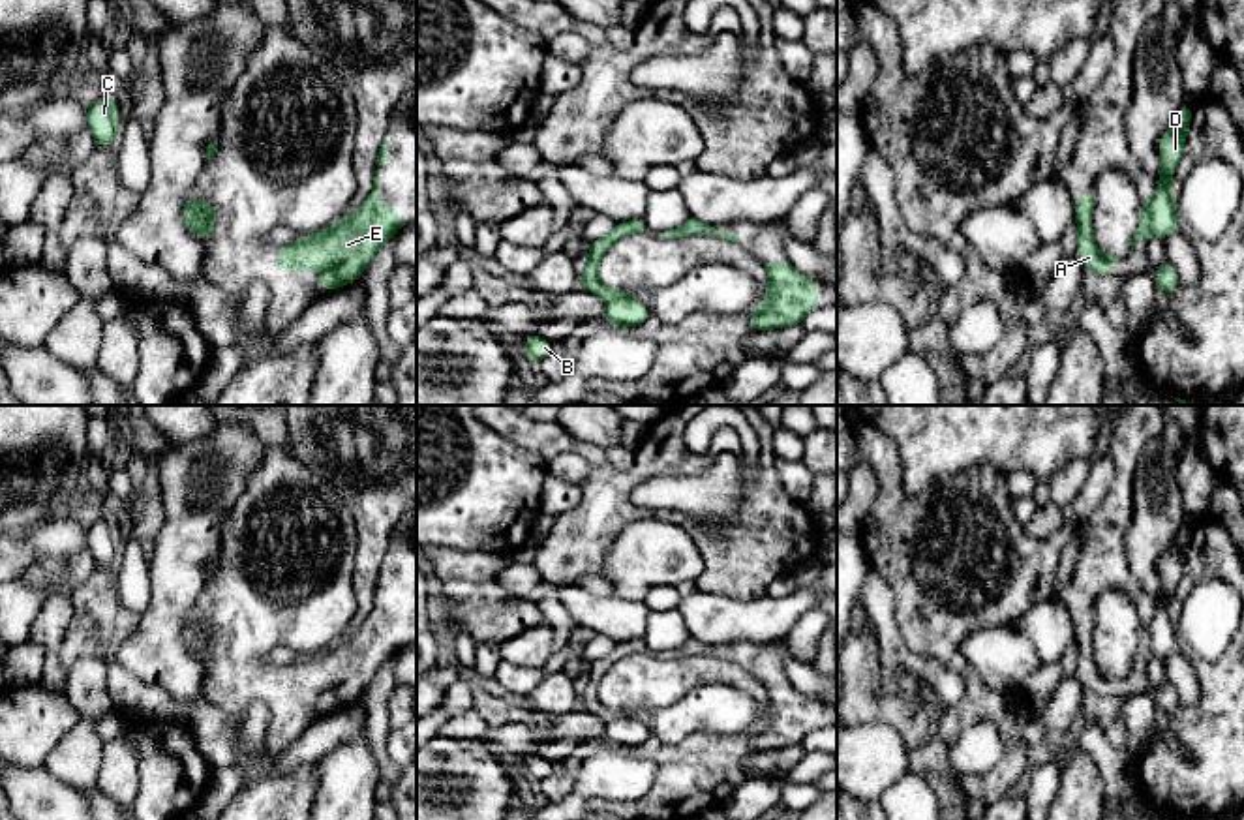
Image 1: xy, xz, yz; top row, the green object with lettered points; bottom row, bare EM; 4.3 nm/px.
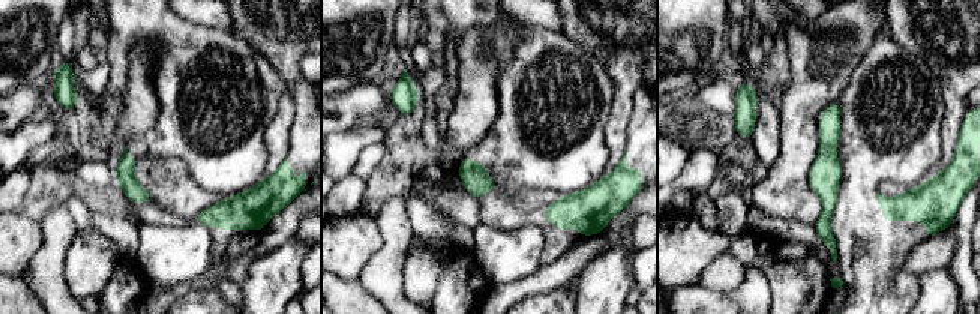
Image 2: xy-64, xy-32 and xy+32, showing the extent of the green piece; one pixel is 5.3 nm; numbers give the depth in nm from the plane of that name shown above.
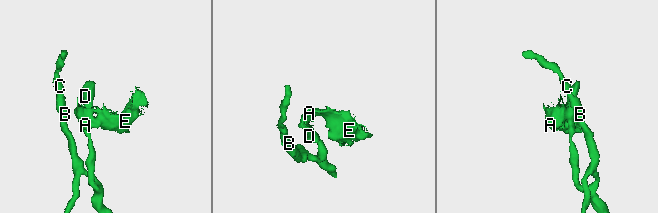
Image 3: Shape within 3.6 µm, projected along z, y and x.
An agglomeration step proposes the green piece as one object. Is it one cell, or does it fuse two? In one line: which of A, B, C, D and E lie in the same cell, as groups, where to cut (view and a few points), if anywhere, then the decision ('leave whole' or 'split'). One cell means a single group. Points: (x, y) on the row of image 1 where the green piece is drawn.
A E / B C D | yz (1152, 199), (1151, 235) | split

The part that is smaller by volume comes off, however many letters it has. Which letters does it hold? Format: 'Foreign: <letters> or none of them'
Foreign: A, E

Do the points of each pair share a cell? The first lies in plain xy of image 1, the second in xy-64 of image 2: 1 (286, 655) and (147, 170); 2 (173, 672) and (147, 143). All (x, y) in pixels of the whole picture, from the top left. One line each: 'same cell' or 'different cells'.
1: same cell
2: different cells

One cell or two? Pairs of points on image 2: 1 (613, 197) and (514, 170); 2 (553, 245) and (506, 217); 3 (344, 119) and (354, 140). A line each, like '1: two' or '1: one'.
1: one
2: one
3: two

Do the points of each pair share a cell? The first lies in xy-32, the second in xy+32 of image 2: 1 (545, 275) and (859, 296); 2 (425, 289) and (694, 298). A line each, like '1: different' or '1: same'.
1: different
2: same

